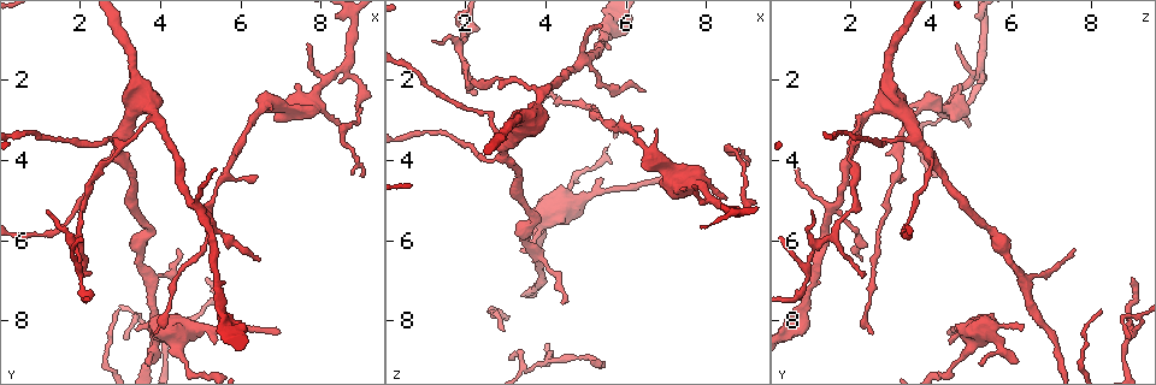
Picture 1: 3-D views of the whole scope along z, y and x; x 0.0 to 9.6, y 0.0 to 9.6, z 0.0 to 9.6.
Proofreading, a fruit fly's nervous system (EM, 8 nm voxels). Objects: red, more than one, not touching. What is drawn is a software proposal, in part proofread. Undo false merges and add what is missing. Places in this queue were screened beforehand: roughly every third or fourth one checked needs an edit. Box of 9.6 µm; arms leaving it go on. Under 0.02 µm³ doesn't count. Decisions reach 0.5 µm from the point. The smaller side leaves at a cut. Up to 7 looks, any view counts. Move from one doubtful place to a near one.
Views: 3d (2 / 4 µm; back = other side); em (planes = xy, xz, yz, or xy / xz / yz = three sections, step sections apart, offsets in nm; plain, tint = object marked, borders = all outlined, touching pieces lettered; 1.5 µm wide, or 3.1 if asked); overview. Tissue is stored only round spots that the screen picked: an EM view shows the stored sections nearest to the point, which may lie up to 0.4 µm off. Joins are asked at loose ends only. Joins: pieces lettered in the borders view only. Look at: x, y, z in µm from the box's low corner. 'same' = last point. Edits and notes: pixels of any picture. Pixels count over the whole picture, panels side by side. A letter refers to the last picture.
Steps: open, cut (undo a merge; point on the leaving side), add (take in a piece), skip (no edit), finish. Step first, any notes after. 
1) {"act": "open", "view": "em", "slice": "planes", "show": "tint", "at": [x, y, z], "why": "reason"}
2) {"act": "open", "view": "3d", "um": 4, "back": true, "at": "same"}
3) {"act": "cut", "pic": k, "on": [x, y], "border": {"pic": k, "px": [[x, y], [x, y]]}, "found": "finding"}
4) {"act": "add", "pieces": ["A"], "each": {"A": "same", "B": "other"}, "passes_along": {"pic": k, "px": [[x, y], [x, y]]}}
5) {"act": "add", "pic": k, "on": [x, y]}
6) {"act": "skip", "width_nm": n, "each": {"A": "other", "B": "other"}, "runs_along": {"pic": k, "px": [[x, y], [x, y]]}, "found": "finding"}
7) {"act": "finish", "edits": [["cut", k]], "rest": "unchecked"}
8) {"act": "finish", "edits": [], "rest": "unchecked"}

{"act": "open", "view": "3d", "um": 2, "at": [3.85, 9.10, 6.20], "why": "an open end"}

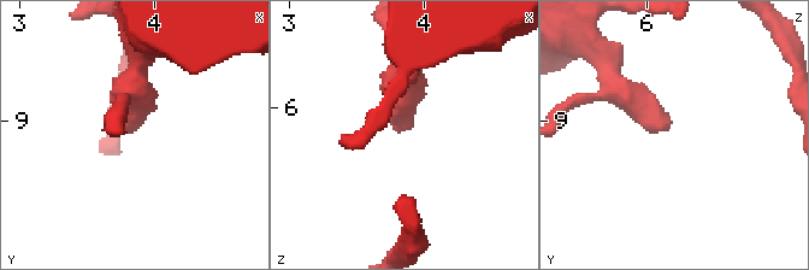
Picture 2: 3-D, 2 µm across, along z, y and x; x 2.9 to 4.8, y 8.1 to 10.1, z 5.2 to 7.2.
{"act": "open", "view": "em", "slice": "xy", "step": 8, "show": "tint", "at": [3.86, 9.04, 6.16]}

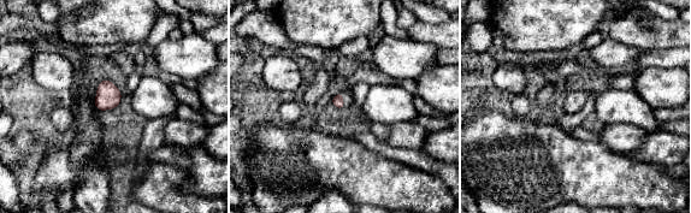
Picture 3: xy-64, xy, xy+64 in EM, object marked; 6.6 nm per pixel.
{"act": "open", "view": "em", "slice": "planes", "show": "borders", "at": "same"}

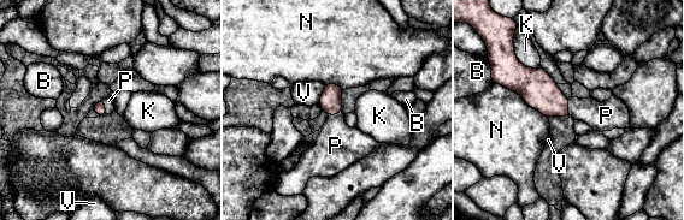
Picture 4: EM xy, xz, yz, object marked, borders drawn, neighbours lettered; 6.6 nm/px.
{"act": "add", "pieces": ["P"], "longest_contact_nm": ["N", 440], "each": {"B": "other", "K": "other", "N": "other", "P": "same", "V": "other"}, "passes_along": {"pic": 4, "px": [[538, 89], [567, 106], [603, 116]]}, "found": "the cell continues"}

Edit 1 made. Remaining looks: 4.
{"act": "open", "view": "overview", "why": "see it whole again"}

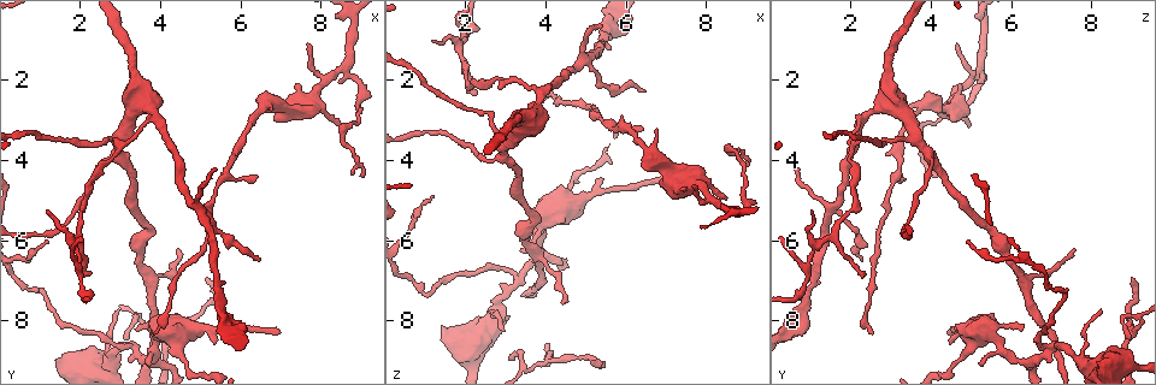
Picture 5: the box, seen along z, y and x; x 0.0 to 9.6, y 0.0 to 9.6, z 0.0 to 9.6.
{"act": "open", "view": "3d", "um": 2, "at": [3.90, 8.35, 2.55], "why": "long arm stops here"}

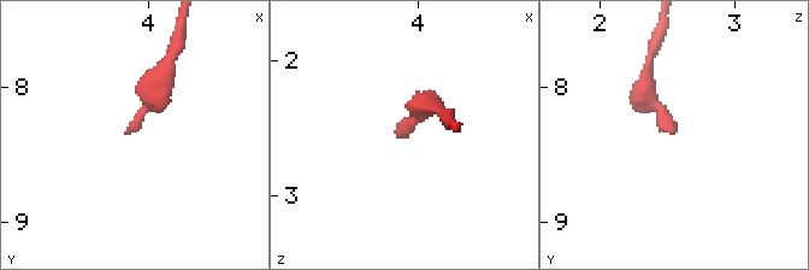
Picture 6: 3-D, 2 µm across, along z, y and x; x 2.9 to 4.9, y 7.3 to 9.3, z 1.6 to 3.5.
{"act": "open", "view": "em", "slice": "planes", "show": "borders", "at": [3.86, 8.34, 2.56], "why": "need the tissue"}

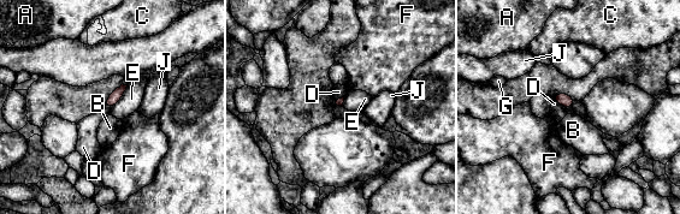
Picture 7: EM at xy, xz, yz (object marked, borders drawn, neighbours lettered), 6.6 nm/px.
{"act": "skip", "longest_contact_nm": ["E", 200], "each": {"A": "other", "B": "other", "C": "other", "D": "other", "E": "other", "F": "other", "G": "other", "J": "other"}, "found": "none of them fits"}

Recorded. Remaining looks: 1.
{"act": "finish", "edits": [["add", 4]], "rest": "unchecked"}

